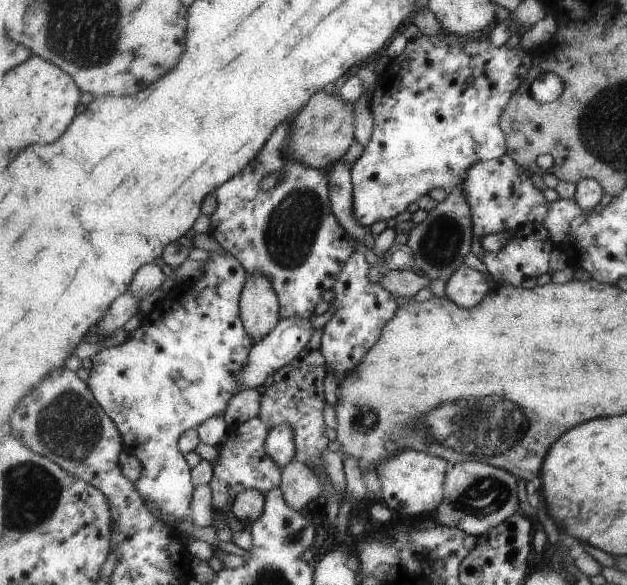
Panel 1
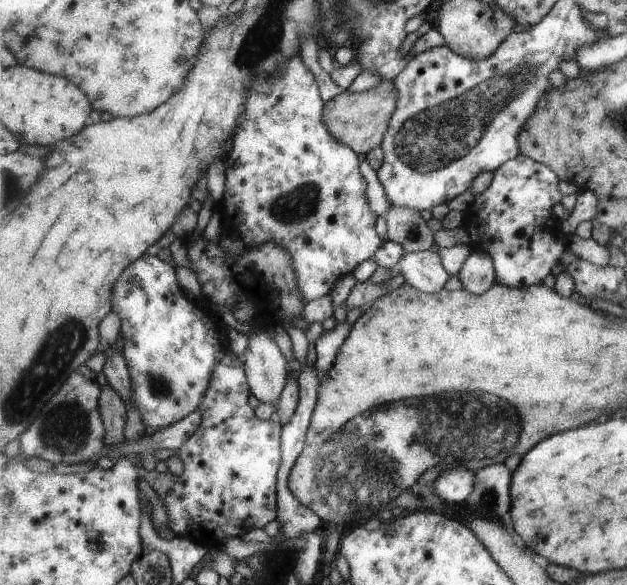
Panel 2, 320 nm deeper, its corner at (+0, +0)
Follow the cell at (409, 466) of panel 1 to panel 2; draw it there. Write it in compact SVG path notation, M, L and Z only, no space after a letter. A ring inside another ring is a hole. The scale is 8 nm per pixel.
M455 466L449 472L443 470L435 480L435 494L445 500L445 504L463 506L475 489L476 472L467 466Z

